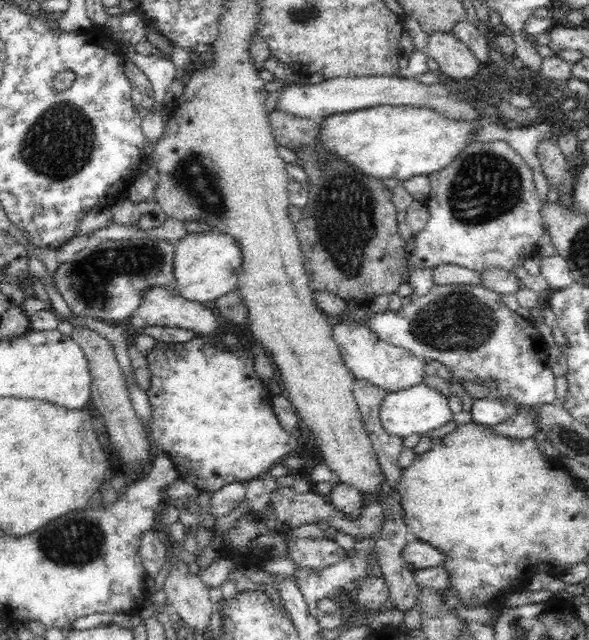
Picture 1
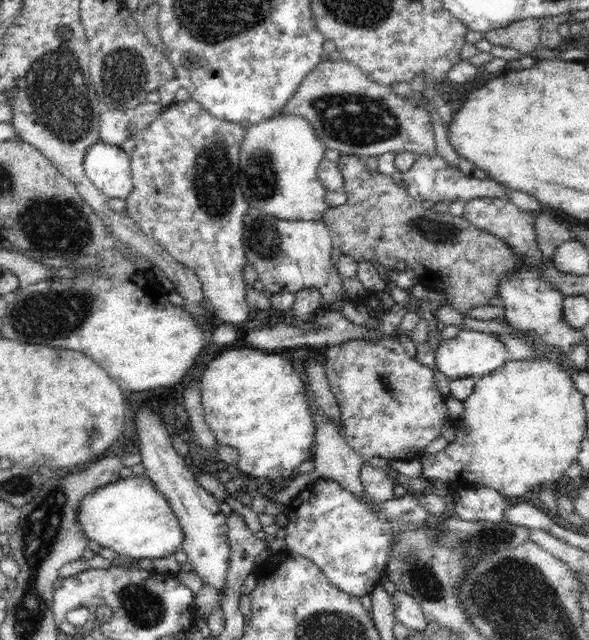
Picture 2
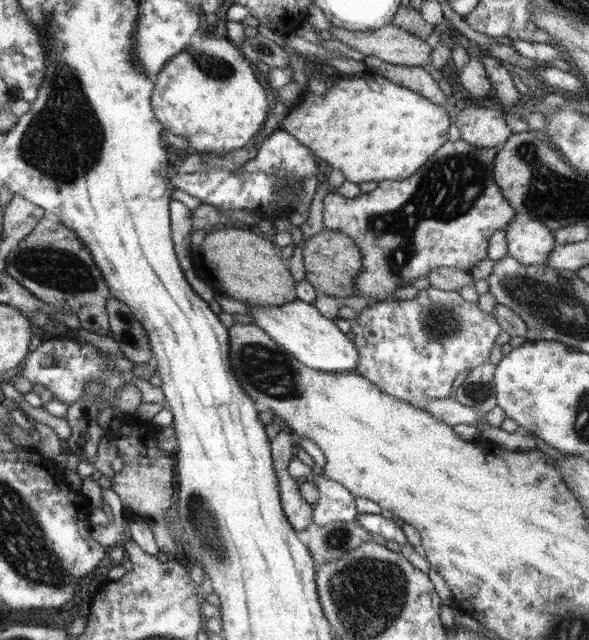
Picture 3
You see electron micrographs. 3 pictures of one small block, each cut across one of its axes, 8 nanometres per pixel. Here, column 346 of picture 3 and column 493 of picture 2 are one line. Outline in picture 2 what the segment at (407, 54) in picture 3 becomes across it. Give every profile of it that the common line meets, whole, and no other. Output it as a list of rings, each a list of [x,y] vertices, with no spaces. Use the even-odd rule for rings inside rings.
[[[529,17],[510,23],[508,26],[485,32],[483,38],[494,46],[514,48],[524,57],[532,54],[532,51],[540,46],[540,35],[540,19]]]

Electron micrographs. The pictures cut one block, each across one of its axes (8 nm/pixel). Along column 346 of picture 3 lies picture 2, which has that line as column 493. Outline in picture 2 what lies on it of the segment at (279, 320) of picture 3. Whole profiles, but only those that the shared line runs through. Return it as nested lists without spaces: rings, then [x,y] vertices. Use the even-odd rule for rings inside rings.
[[[466,328],[461,330],[454,338],[441,339],[438,348],[433,353],[436,370],[447,376],[450,381],[468,377],[476,380],[501,368],[508,361],[506,346],[498,341],[492,333]]]

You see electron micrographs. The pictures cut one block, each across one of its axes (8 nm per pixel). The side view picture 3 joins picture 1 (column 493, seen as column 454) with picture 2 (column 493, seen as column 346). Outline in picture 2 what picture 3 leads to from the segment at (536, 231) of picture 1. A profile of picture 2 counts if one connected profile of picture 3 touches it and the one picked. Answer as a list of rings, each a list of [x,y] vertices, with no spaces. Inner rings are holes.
[[[482,197],[467,200],[462,217],[472,226],[498,236],[506,245],[511,246],[516,254],[520,254],[520,257],[528,258],[528,261],[543,260],[543,253],[540,251],[535,234],[536,215],[522,211],[510,199]]]

